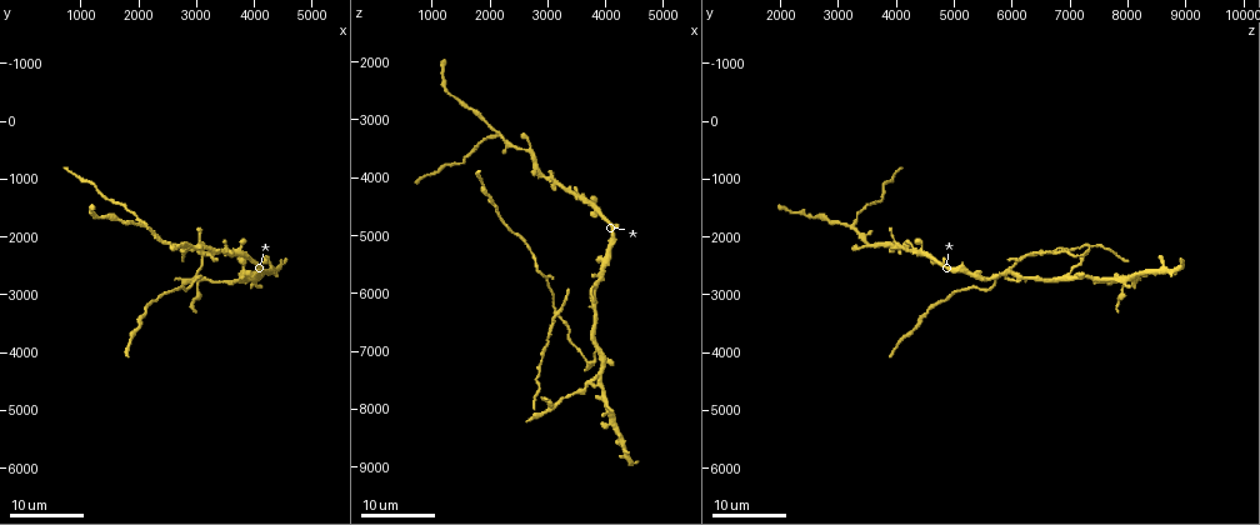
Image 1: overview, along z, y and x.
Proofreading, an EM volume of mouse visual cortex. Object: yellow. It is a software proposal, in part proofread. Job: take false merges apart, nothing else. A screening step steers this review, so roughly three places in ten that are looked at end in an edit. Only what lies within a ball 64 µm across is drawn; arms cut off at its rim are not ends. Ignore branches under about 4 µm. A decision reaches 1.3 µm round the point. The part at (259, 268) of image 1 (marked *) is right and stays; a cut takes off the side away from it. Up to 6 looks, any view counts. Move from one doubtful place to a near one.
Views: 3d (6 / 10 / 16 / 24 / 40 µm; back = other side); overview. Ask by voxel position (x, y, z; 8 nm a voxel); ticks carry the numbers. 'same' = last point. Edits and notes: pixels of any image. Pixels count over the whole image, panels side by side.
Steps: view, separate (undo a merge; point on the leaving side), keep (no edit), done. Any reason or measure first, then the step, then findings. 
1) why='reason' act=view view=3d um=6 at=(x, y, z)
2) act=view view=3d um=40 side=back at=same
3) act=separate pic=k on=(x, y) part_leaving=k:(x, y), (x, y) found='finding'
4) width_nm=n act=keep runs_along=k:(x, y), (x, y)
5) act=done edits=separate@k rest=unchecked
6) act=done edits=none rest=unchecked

act=view view=3d um=16 at=(3900, 2750, 7600)

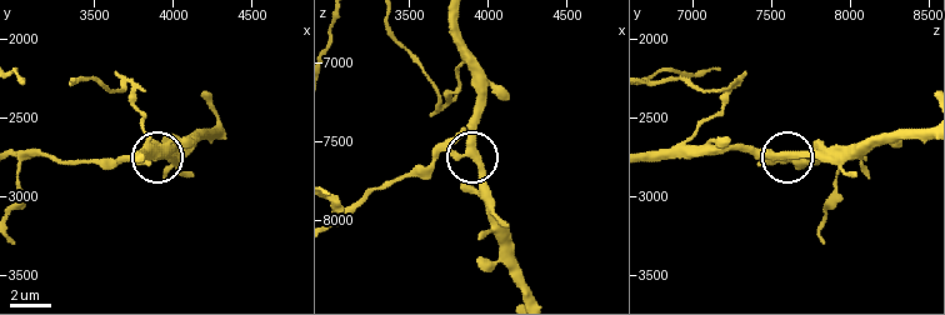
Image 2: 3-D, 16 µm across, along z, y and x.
act=view view=3d um=6 at=(3880, 2740, 7560)

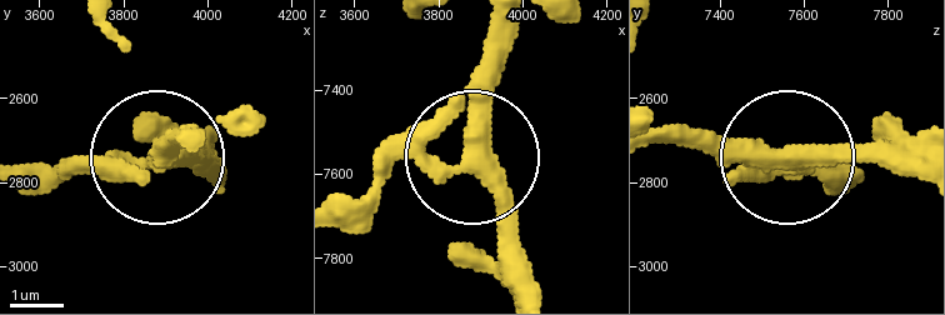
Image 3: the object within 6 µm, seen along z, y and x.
width_nm=430 act=separate pic=3 on=(48, 179) part_leaving=3:(409, 153), (346, 193) found='two neurons meet here'

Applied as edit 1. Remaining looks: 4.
why='three arms meet' act=view view=3d um=16 at=(3850, 2700, 6950)

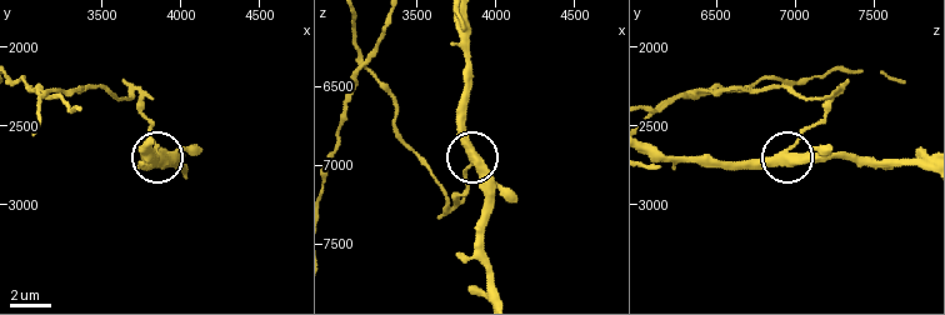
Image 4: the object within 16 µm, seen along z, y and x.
act=view view=3d um=6 at=(3860, 2660, 6960)

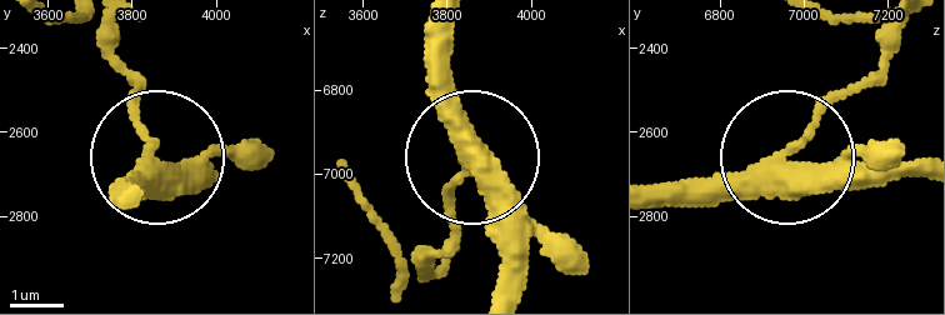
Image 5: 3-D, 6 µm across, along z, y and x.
arms=3 act=separate pic=5 on=(144, 85) part_leaving=5:(461, 176), (444, 244), (421, 256), (354, 190) found='two neurons meet here'

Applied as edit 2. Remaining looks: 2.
act=done edits=separate@3,separate@5 rest=unchecked

